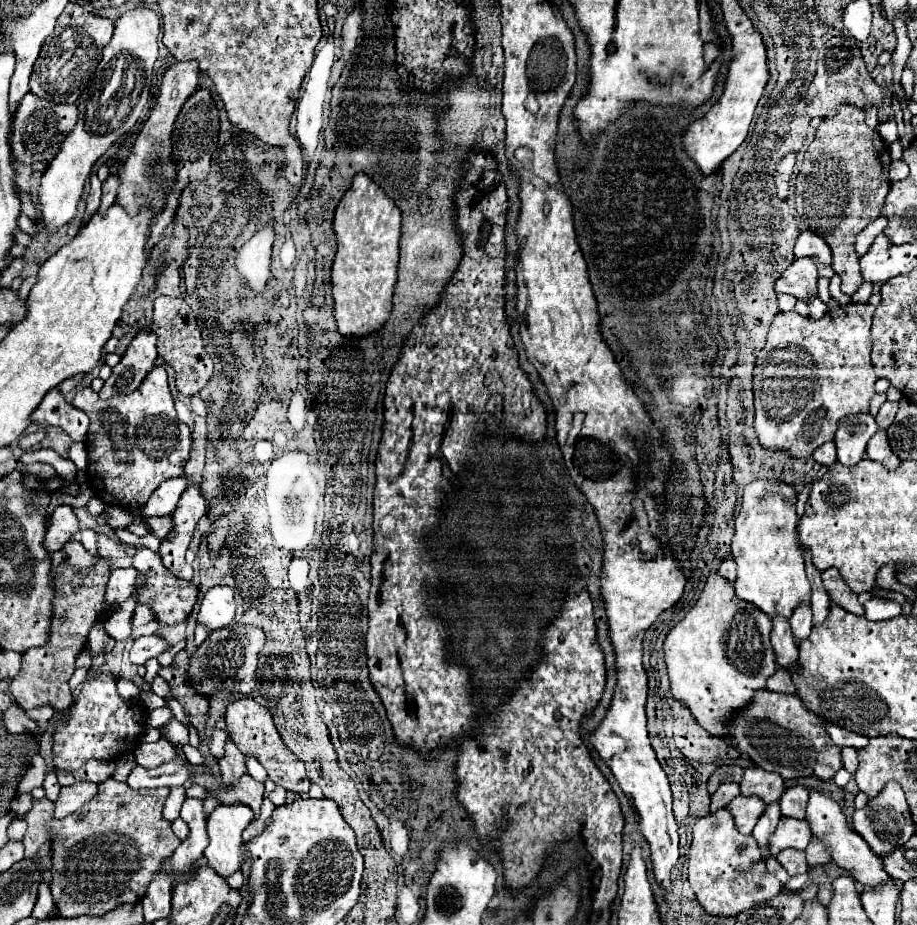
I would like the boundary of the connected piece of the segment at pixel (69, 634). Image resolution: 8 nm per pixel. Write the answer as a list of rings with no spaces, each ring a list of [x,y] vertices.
[[[69,541],[69,543],[65,543],[63,549],[53,553],[51,579],[53,579],[55,597],[51,603],[53,607],[51,607],[49,643],[45,647],[33,647],[33,649],[27,649],[25,653],[21,653],[21,671],[11,679],[11,685],[9,685],[9,691],[21,709],[29,711],[29,709],[35,709],[41,705],[51,705],[53,709],[63,711],[73,703],[73,697],[71,697],[67,683],[75,671],[77,655],[87,645],[89,629],[95,625],[95,621],[101,621],[105,615],[105,587],[107,587],[109,575],[111,575],[111,559],[103,559],[101,555],[91,555],[79,541]]]

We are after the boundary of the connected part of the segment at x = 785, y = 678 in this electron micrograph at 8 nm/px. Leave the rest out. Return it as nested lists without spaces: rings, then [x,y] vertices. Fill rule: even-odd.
[[[781,667],[767,679],[767,689],[771,691],[781,691],[781,693],[795,693],[795,685],[789,679],[789,673],[783,671]]]

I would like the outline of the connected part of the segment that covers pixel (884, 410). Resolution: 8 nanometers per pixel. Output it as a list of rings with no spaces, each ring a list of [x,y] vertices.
[[[885,401],[885,403],[881,405],[881,409],[879,409],[877,417],[875,417],[875,421],[879,423],[879,427],[881,427],[881,429],[885,429],[885,427],[893,421],[893,417],[895,417],[897,409],[899,409],[899,403],[897,402]]]

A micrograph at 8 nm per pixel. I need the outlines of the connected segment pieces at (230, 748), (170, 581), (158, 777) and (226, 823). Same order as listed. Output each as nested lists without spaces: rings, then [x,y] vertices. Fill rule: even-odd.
[[[227,737],[225,755],[223,755],[217,763],[219,763],[219,769],[221,769],[221,779],[223,779],[223,783],[235,783],[235,779],[239,779],[241,773],[247,773],[245,757],[243,757],[243,753],[237,749],[237,745],[231,741],[231,737]]]
[[[161,567],[159,573],[149,577],[143,589],[141,603],[151,603],[157,613],[157,619],[161,623],[173,625],[189,617],[195,599],[197,599],[197,589],[191,585],[191,581],[179,579],[173,573],[169,573],[165,567]]]
[[[165,763],[157,769],[143,769],[141,765],[135,765],[127,779],[131,787],[179,787],[185,781],[187,767],[179,767],[179,763]]]
[[[245,803],[219,805],[207,815],[209,845],[203,851],[207,865],[227,877],[243,865],[241,833],[253,819],[253,809]]]

